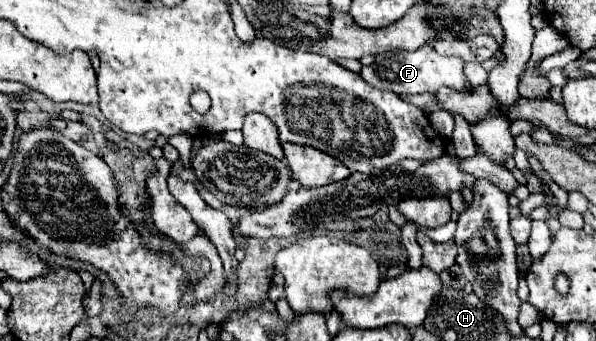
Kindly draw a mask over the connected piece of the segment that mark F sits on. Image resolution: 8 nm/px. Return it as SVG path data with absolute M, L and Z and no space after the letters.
M430 44L420 46L414 52L384 52L376 56L370 66L362 66L360 76L378 90L390 90L396 94L424 94L438 90L440 86L450 86L456 90L470 88L468 80L462 74L464 60L460 56L440 56L432 50Z

